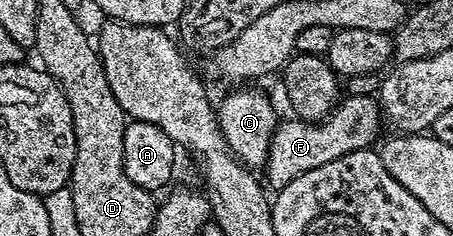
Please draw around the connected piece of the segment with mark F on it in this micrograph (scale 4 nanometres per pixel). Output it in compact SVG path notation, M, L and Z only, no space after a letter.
M344 95L324 120L290 119L284 124L283 121L276 123L275 133L267 151L266 183L268 185L271 183L272 189L275 190L289 186L293 178L309 170L317 170L317 166L325 166L325 162L333 162L333 158L341 158L362 148L371 148L380 139L381 109L374 95L363 97Z

